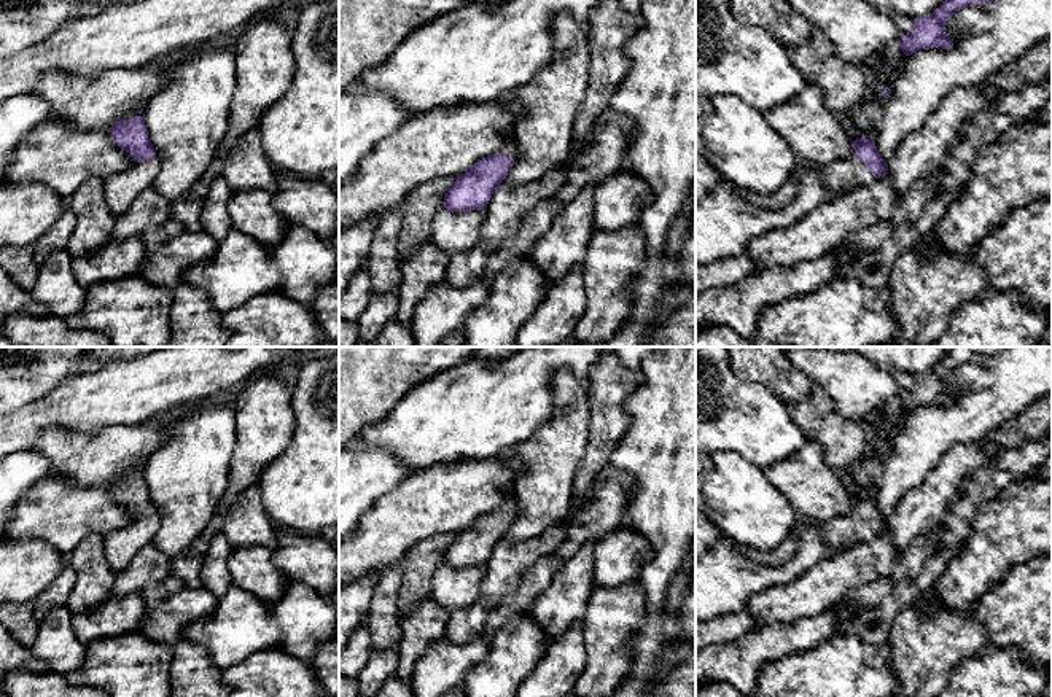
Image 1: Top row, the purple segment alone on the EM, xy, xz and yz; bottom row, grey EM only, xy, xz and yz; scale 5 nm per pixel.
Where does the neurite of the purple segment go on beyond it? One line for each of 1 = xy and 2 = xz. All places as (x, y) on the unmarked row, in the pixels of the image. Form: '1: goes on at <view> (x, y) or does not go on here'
1: goes on at xy (121, 546)
2: goes on at xz (508, 505)

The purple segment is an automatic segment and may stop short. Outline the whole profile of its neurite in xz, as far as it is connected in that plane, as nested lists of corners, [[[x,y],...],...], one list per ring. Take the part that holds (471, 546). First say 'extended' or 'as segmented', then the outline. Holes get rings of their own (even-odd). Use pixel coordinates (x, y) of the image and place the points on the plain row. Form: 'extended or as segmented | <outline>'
extended | [[[508,489],[497,511],[479,516],[468,528],[455,533],[442,563],[450,568],[484,567],[511,527],[514,512],[514,489]]]

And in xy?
extended | [[[143,473],[119,476],[108,487],[113,498],[137,517],[132,524],[103,536],[105,559],[113,571],[121,571],[153,541],[161,519],[148,495]]]

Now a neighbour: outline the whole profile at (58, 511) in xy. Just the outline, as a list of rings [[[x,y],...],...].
[[[49,474],[18,501],[6,525],[6,538],[19,541],[41,539],[68,559],[83,539],[92,535],[107,536],[134,520],[137,517],[113,498],[108,485],[81,487],[65,476]]]

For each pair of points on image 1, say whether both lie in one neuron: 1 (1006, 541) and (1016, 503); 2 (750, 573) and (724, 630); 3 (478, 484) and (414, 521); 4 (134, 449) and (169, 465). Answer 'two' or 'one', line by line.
1: one
2: two
3: one
4: two

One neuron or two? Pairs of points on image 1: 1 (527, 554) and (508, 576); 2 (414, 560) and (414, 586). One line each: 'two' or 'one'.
1: one
2: one

